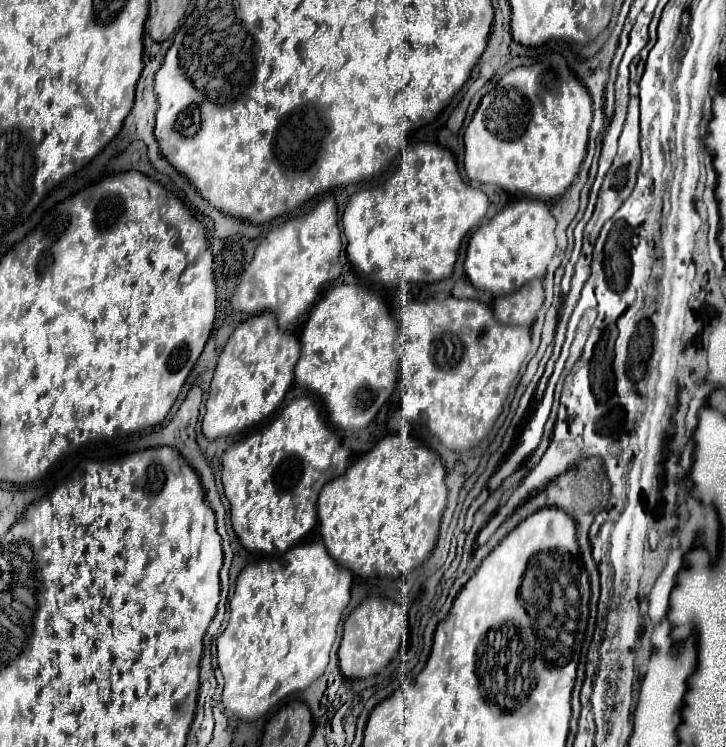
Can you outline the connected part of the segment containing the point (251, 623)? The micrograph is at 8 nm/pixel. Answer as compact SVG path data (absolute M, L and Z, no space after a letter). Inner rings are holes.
M322 542L300 544L284 552L280 558L266 558L262 562L248 564L236 580L228 626L216 638L218 666L224 676L224 708L240 720L254 722L290 692L306 690L314 680L318 680L328 666L338 622L350 602L350 586L352 572L336 566Z

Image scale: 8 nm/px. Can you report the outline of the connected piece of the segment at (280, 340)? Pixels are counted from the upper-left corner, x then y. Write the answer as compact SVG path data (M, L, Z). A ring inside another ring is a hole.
M256 314L252 318L248 318L246 322L242 322L234 334L228 338L220 358L218 358L218 366L214 370L214 378L210 384L210 398L206 402L206 414L202 420L202 434L208 440L216 440L216 438L224 438L224 436L232 436L238 434L240 430L244 430L246 426L252 426L256 422L266 420L284 400L288 388L294 382L294 364L298 362L300 356L300 342L296 336L292 336L290 332L282 332L276 326L276 316L274 314Z

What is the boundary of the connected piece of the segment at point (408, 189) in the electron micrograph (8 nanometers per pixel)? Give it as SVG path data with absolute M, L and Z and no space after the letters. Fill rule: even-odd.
M438 143L407 145L401 150L401 156L402 161L390 180L378 188L360 190L350 196L342 216L344 234L348 240L346 254L358 272L376 278L382 284L394 286L398 282L438 282L452 274L460 242L466 232L484 218L488 196L480 188L472 188L462 182L452 152Z

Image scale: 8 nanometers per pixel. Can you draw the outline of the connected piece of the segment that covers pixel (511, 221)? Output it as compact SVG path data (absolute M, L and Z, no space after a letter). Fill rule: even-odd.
M516 200L504 206L488 224L480 226L468 240L464 270L474 288L502 296L518 290L532 278L542 278L556 252L556 220L550 206L540 200Z

